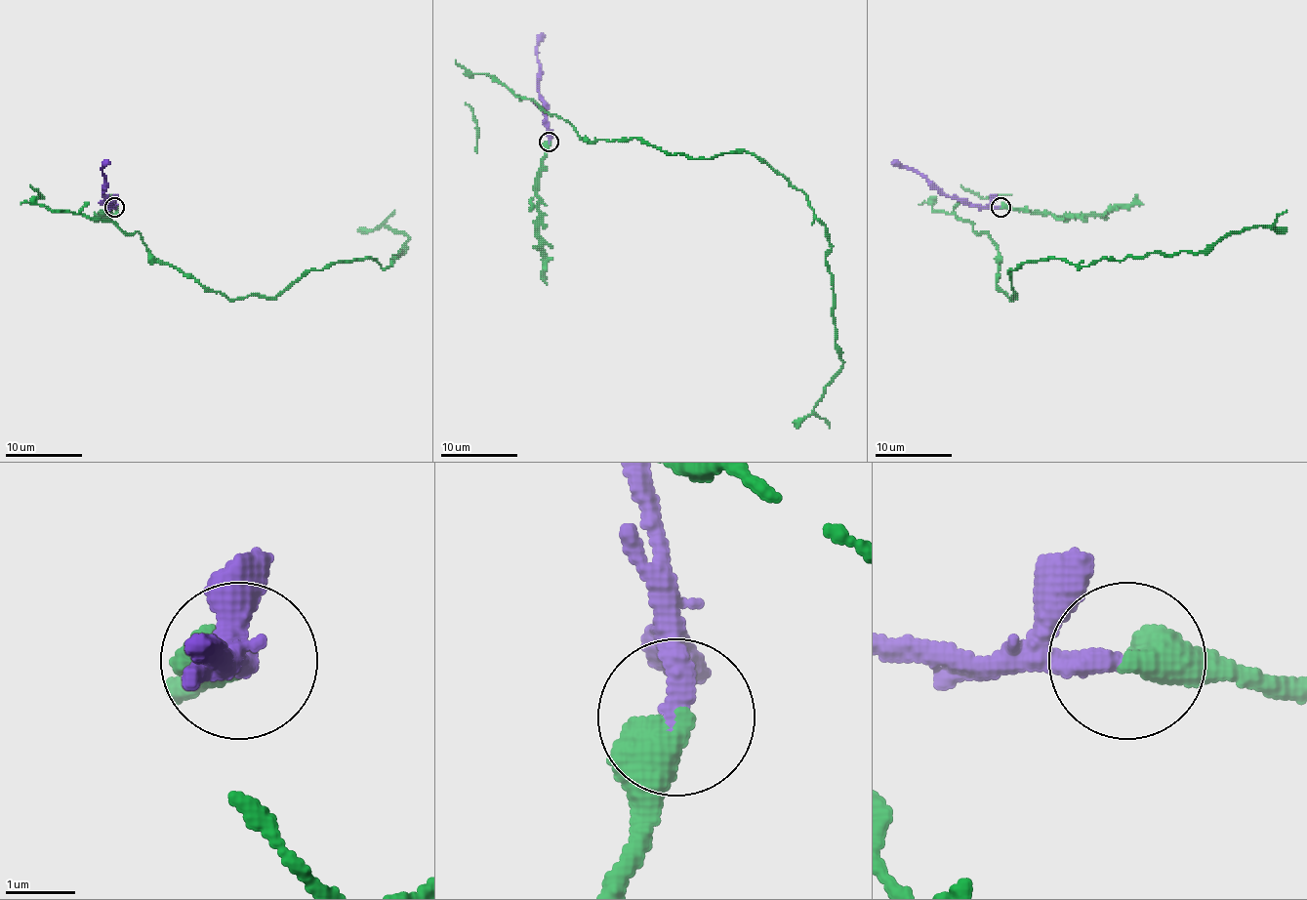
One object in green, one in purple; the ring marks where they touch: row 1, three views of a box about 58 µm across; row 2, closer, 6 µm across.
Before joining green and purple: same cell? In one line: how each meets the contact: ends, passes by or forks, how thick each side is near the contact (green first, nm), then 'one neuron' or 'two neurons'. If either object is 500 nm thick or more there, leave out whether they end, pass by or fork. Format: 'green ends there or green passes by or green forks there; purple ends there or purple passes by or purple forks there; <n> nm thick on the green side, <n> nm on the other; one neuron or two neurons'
550 nm thick on the green side, 340 nm on the other; one neuron

